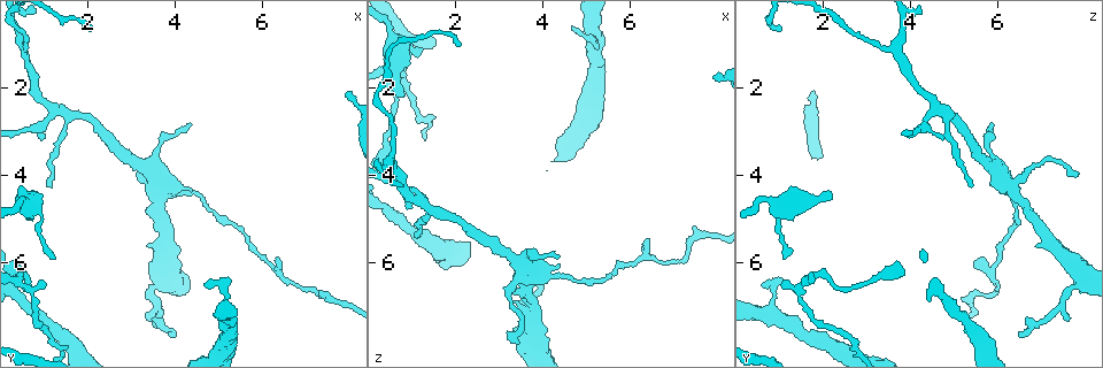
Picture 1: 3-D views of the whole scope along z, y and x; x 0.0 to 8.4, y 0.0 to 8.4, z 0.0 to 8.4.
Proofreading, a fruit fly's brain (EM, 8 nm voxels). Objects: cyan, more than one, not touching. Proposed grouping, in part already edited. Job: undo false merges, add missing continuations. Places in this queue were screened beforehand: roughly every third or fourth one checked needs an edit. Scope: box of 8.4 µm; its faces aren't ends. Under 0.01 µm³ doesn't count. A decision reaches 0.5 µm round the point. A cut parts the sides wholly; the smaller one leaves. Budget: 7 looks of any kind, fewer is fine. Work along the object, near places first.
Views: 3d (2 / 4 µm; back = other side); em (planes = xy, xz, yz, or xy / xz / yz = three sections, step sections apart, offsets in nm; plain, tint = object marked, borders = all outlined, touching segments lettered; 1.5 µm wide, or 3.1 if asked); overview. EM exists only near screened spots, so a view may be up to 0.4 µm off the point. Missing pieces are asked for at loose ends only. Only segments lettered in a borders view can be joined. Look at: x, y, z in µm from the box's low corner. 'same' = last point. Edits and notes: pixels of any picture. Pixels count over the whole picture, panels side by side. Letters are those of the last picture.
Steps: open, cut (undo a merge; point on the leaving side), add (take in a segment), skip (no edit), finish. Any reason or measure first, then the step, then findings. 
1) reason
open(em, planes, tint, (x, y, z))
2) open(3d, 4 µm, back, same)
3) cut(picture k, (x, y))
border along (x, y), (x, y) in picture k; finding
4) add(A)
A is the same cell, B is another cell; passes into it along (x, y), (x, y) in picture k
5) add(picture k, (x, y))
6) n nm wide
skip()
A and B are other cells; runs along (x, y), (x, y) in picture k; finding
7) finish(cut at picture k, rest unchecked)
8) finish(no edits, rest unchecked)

branch stops here
open(em, planes, borders, (4.65, 6.50, 0.65))

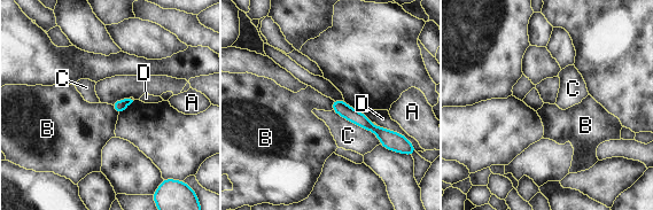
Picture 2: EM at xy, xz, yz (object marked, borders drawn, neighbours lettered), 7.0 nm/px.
C touches over 420 nm
skip()
A, B, C and D are other cells; no lettered segment goes on from it

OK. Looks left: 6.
tapers out
open(3d, 4 µm, (1.05, 6.40, 1.15))

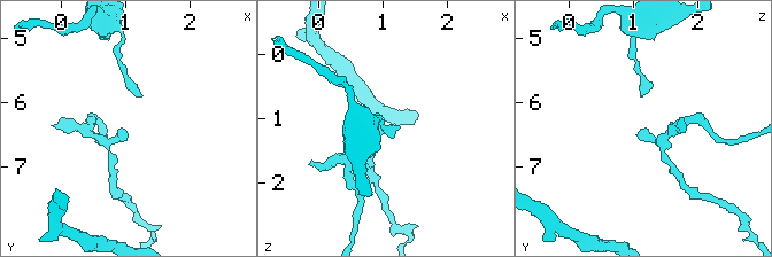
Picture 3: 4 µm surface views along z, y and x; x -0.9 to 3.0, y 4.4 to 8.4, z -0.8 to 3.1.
shape alone is not enough
open(em, xz, step 8, borders, (1.00, 6.40, 1.10))

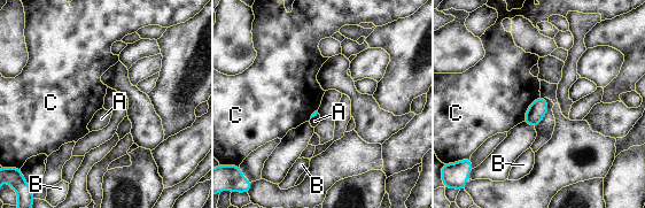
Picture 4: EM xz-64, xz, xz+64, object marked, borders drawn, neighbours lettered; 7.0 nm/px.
skip()
A, B and C are other cells; border along (539, 95), (530, 104), (522, 121) in picture 4; no lettered segment goes on from it

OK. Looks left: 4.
branch stops here
open(3d, 2 µm, (3.90, 7.70, 6.45))

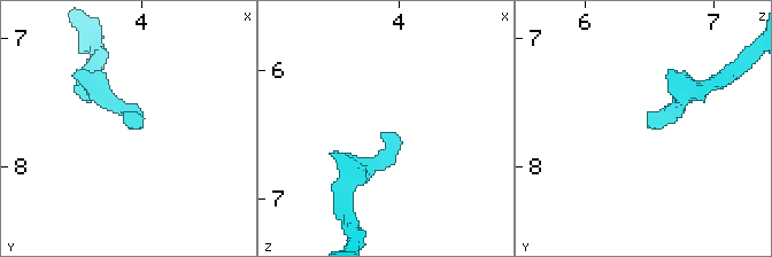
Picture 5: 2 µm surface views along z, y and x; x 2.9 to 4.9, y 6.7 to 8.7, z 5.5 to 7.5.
need the tissue
open(em, planes, tint, (3.90, 7.70, 6.50))

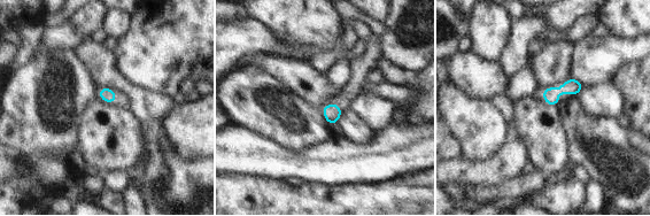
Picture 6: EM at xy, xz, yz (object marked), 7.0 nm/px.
see the neighbours
open(em, planes, borders, same)

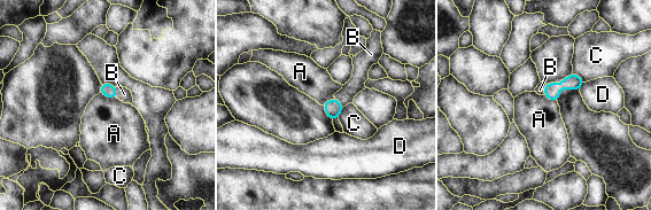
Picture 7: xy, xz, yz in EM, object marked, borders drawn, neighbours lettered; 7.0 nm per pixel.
add(B)
B is the same cell, A, C and D are other cells; passes into it along (110, 91), (116, 92), (124, 94) in picture 7; it goes on there

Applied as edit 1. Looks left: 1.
finish(add at picture 7, rest unchecked)

